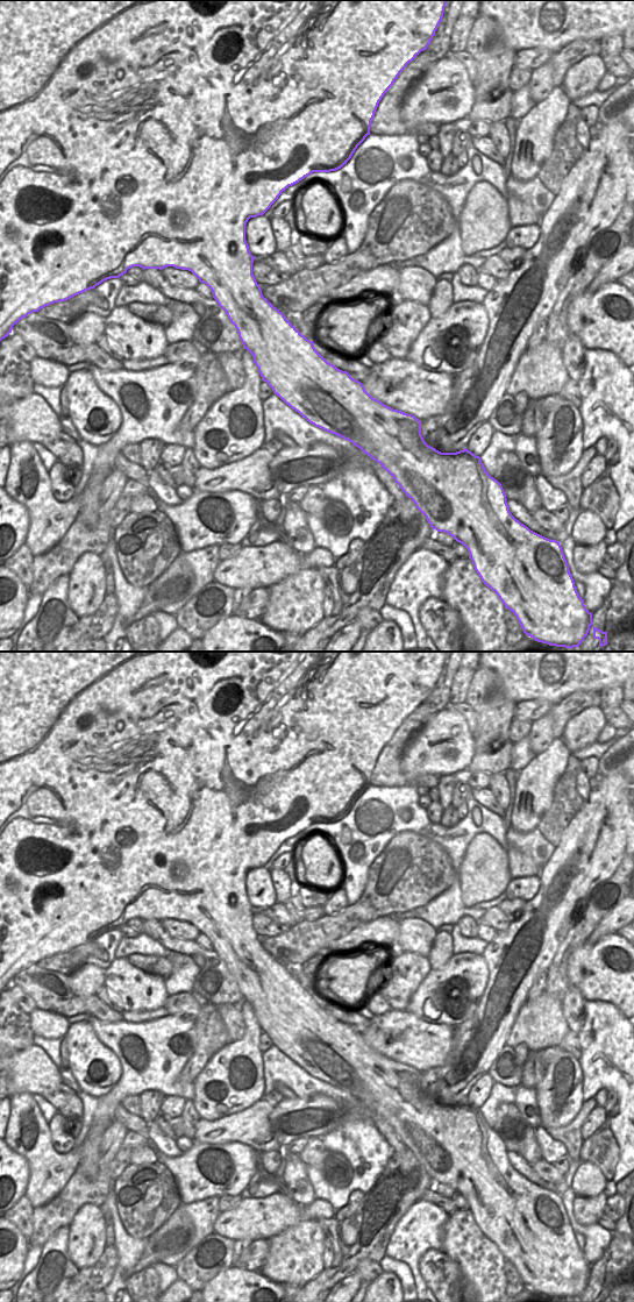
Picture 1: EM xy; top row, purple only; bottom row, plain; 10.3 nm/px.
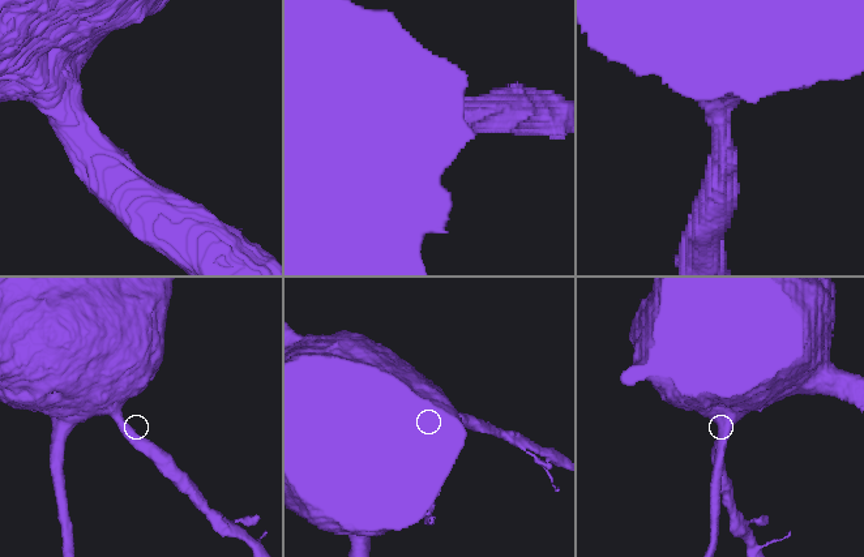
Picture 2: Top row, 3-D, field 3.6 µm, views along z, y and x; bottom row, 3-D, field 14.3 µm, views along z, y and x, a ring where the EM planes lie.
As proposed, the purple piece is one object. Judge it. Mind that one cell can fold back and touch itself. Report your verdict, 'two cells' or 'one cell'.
one cell

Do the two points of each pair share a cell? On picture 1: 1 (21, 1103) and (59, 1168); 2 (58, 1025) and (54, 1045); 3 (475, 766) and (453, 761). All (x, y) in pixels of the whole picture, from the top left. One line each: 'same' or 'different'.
1: same
2: different
3: different

